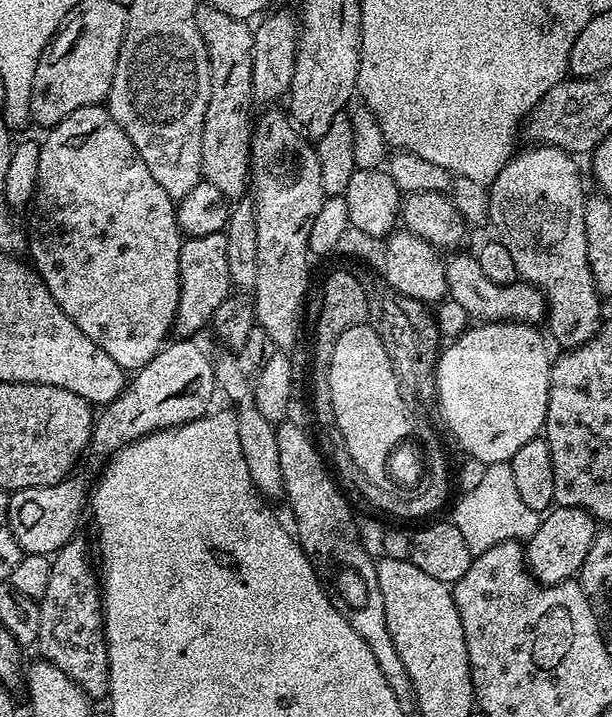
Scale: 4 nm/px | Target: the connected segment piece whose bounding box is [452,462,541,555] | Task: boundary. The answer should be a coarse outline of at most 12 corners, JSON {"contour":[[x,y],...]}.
{"contour":[[509,463],[485,467],[452,522],[480,555],[534,535],[541,517],[519,497]]}

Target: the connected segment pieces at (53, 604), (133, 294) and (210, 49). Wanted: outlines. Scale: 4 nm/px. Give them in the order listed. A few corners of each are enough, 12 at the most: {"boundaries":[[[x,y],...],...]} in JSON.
{"boundaries":[[[88,544],[51,557],[39,655],[108,696],[102,588]],[[107,107],[47,129],[29,235],[120,368],[176,322],[182,233]],[[197,3],[210,96],[200,175],[250,188],[253,29]]]}

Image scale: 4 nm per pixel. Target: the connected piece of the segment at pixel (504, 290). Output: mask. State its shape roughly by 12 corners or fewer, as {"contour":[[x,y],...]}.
{"contour":[[475,255],[448,260],[448,296],[480,322],[533,326],[544,293],[499,284]]}

